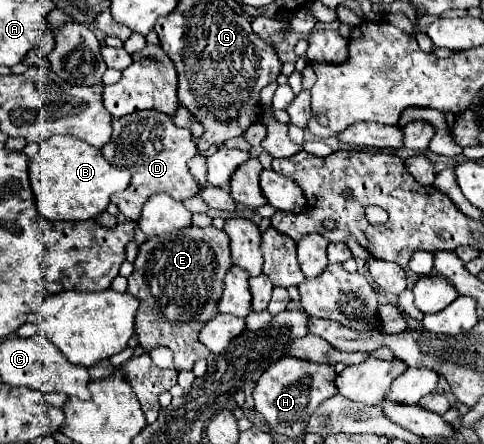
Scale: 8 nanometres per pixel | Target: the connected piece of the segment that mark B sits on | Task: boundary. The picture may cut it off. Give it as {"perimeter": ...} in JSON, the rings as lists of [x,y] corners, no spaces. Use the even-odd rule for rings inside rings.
{"perimeter":[[[52,135],[48,141],[40,145],[40,151],[34,159],[30,159],[30,183],[36,195],[38,211],[48,221],[88,221],[98,217],[106,205],[110,203],[110,195],[116,191],[124,191],[130,183],[128,169],[116,169],[110,165],[100,151],[96,151],[92,145],[66,135]]]}

